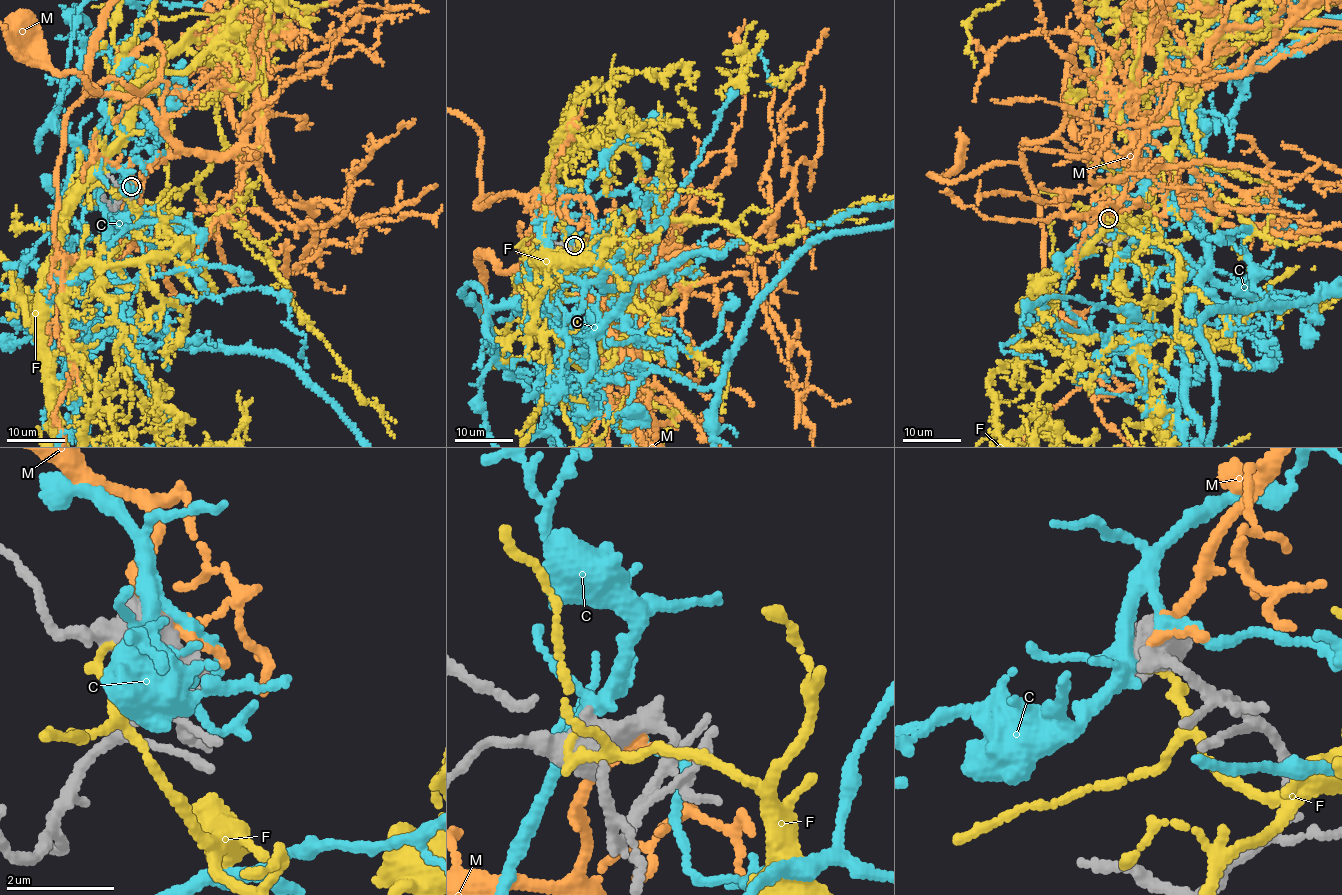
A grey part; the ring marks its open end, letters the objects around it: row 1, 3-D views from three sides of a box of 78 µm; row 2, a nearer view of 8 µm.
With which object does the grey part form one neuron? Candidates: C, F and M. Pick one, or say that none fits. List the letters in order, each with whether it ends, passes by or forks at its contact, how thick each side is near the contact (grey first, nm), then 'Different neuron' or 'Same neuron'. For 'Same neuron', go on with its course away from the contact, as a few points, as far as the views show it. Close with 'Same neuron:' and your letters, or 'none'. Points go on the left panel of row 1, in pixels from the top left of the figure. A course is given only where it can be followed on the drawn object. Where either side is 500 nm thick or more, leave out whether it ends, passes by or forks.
C: Thickness 500 nm (grey) against 260 nm. Different neuron
F: Thickness 550 nm (grey) against 170 nm. Different neuron
M: It ends there. Thickness 480 nm (grey) against 260 nm. Same neuron. Its course: (129, 185), (137, 162), (179, 150), (167, 83), (89, 90), (18, 25)
Same neuron: M

